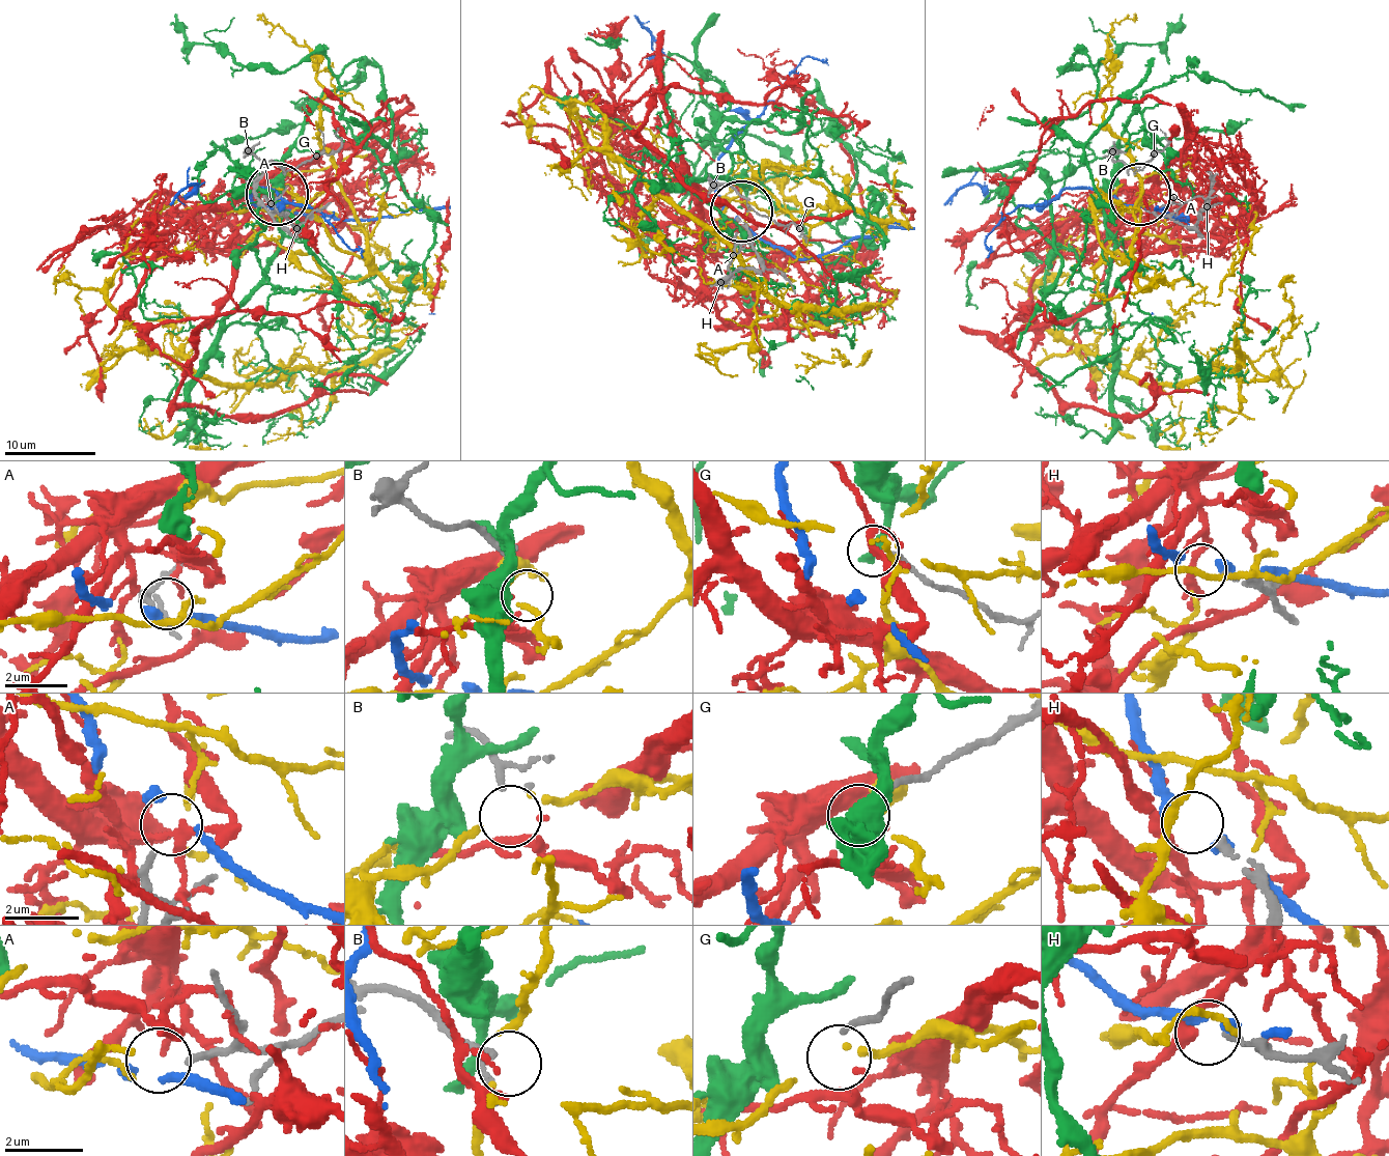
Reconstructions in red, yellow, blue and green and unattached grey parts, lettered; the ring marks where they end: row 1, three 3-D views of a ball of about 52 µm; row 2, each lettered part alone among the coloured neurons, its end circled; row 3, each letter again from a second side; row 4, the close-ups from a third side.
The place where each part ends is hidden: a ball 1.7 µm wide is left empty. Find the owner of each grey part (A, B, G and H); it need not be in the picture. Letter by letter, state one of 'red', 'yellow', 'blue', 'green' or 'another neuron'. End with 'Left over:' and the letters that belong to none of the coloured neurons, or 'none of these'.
A: another neuron
B: another neuron
G: another neuron
H: another neuron
Left over: A, B, G, H

